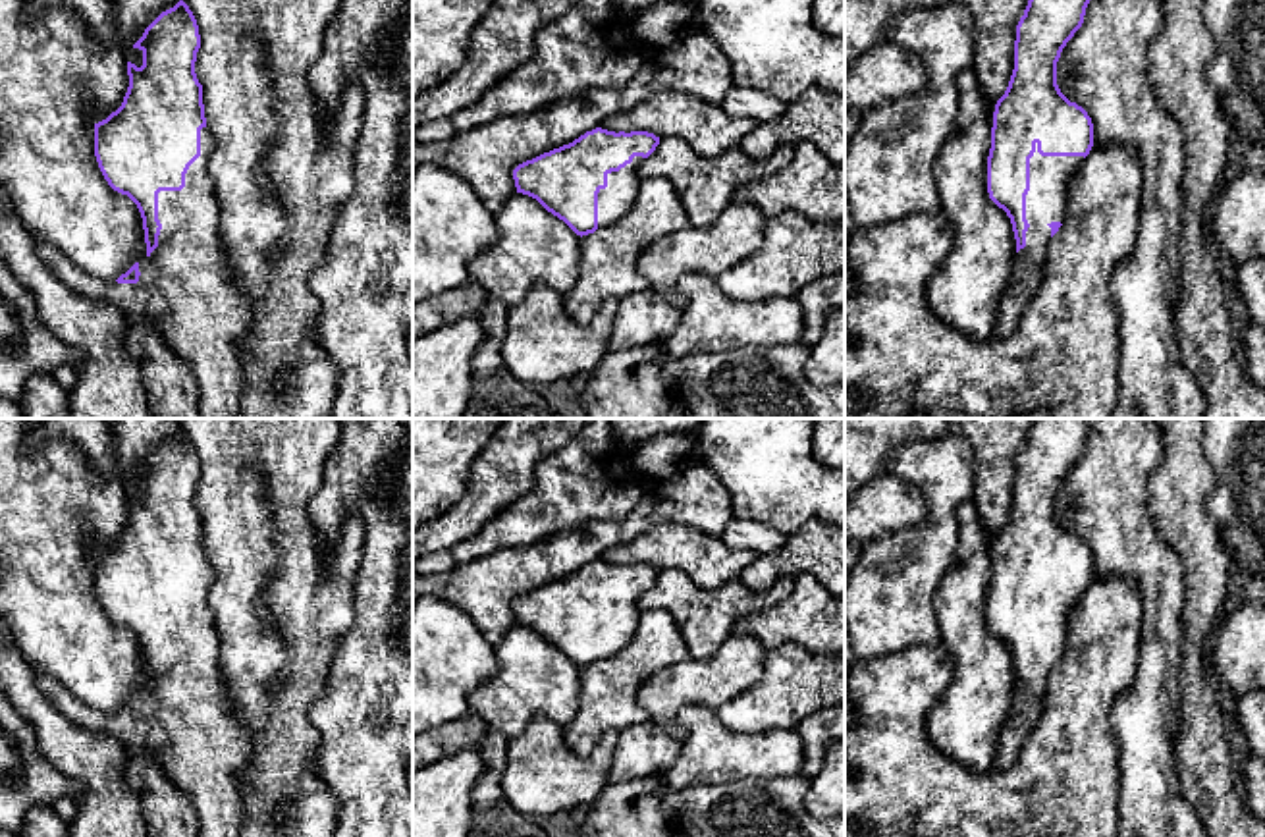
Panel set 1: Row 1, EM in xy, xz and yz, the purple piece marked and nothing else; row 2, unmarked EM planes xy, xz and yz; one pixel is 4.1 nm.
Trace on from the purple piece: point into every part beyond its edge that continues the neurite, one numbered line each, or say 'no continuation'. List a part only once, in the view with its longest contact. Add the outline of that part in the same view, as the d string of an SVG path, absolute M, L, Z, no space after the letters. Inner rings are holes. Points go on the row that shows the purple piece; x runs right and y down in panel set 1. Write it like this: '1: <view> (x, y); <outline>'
1: yz (1048, 197); M1036 143L1036 152L1034 152L1034 156L1030 158L1030 191L1028 191L1028 195L1026 195L1026 220L1028 220L1030 228L1028 228L1028 231L1026 231L1026 247L1016 253L1014 268L1012 268L1012 278L1010 278L1010 282L1007 284L1007 289L1005 289L1003 299L1001 299L1001 303L999 303L999 309L997 309L997 320L995 320L995 334L993 334L993 336L999 338L999 339L1009 339L1012 334L1016 334L1018 324L1020 324L1020 320L1022 320L1022 314L1026 312L1026 309L1030 307L1030 303L1036 299L1039 287L1043 285L1043 272L1045 272L1047 249L1049 249L1049 245L1051 245L1051 228L1049 228L1049 224L1051 224L1051 222L1061 222L1061 224L1063 224L1063 222L1066 220L1068 181L1074 177L1074 174L1076 174L1076 170L1078 170L1078 166L1080 166L1082 162L1084 162L1084 156L1041 156L1041 154L1037 152L1037 143Z

